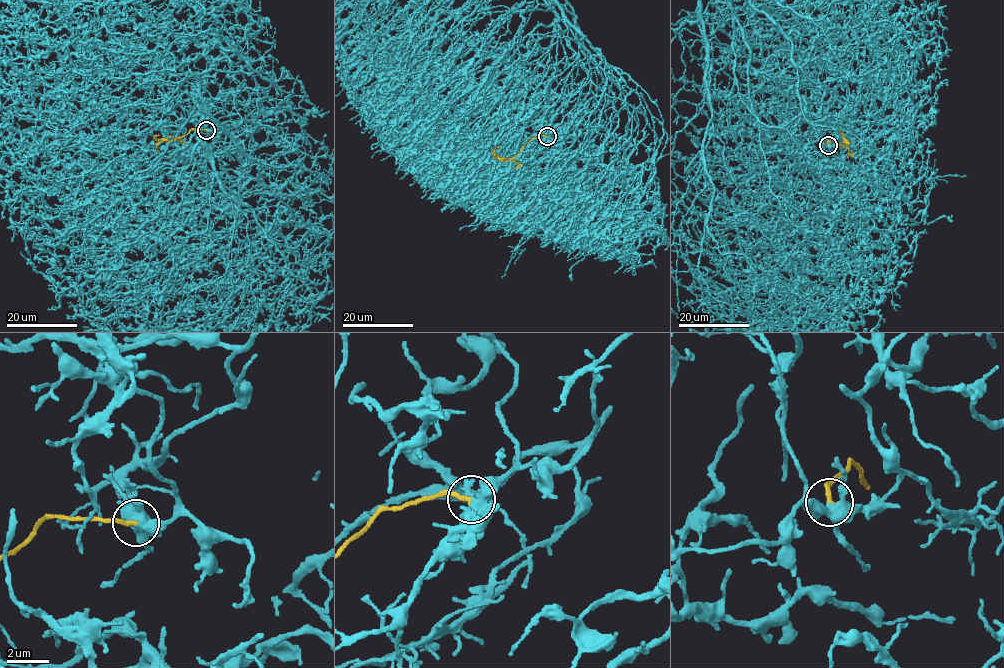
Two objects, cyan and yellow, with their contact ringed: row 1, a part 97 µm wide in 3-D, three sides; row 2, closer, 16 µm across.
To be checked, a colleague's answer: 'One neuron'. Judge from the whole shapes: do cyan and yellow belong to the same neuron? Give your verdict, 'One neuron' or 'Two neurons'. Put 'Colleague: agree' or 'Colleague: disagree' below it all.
One neuron
Colleague: agree

